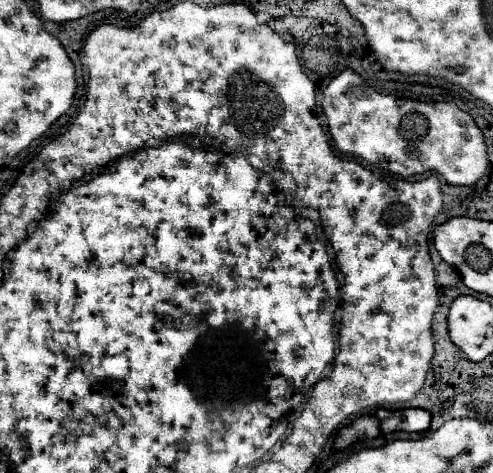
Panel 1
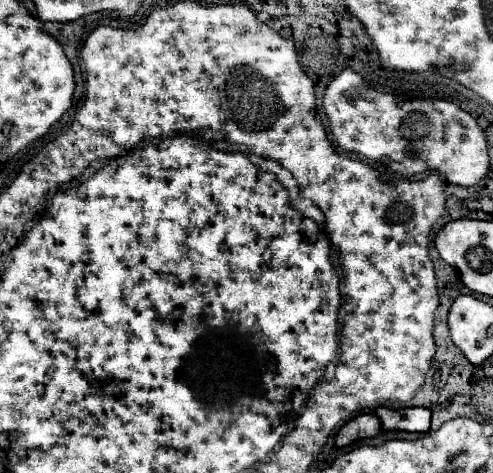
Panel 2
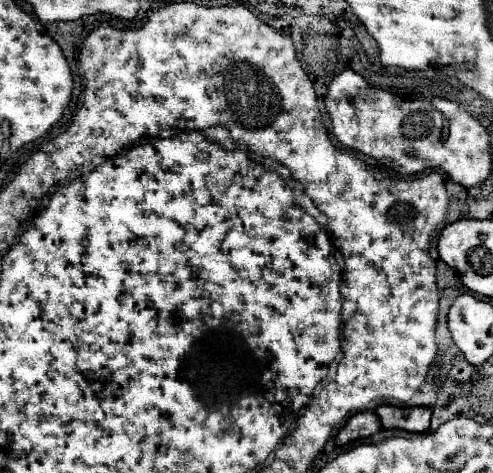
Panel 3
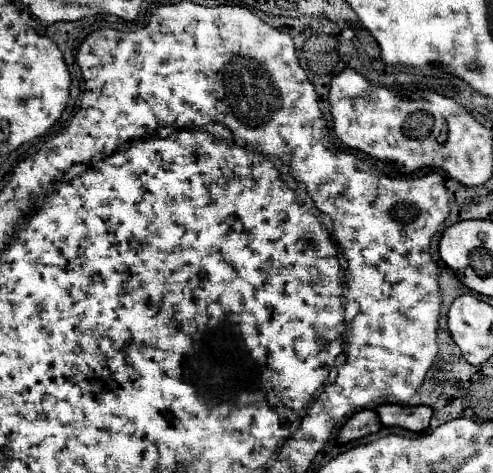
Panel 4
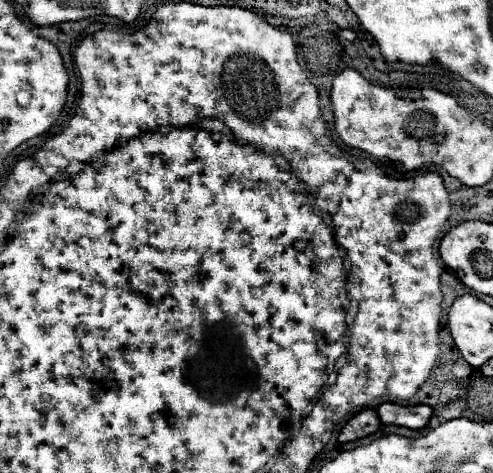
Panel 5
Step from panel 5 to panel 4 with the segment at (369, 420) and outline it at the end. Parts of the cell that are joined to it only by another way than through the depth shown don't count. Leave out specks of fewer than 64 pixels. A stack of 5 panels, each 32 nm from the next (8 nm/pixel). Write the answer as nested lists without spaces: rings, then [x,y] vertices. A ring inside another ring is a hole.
[[[362,410],[356,412],[352,418],[348,418],[348,422],[344,424],[344,428],[338,434],[338,442],[346,444],[348,440],[356,440],[356,438],[364,438],[368,434],[374,434],[382,428],[378,416],[374,410]]]

